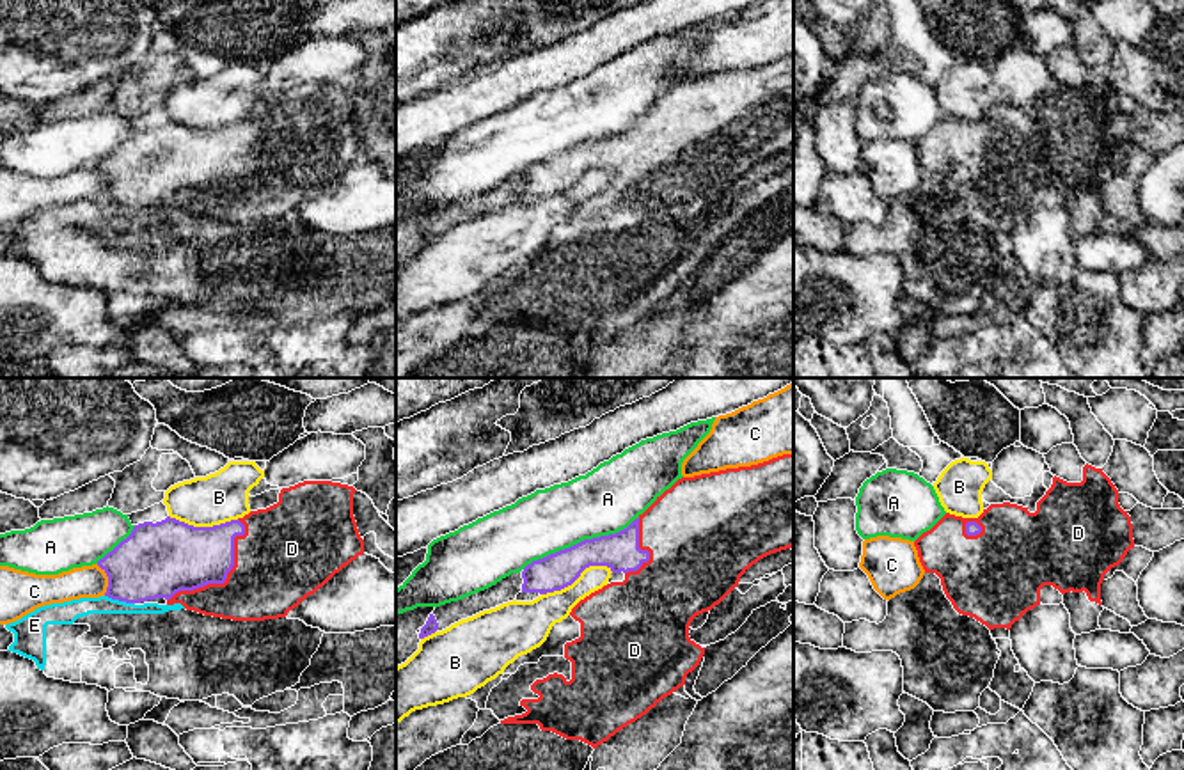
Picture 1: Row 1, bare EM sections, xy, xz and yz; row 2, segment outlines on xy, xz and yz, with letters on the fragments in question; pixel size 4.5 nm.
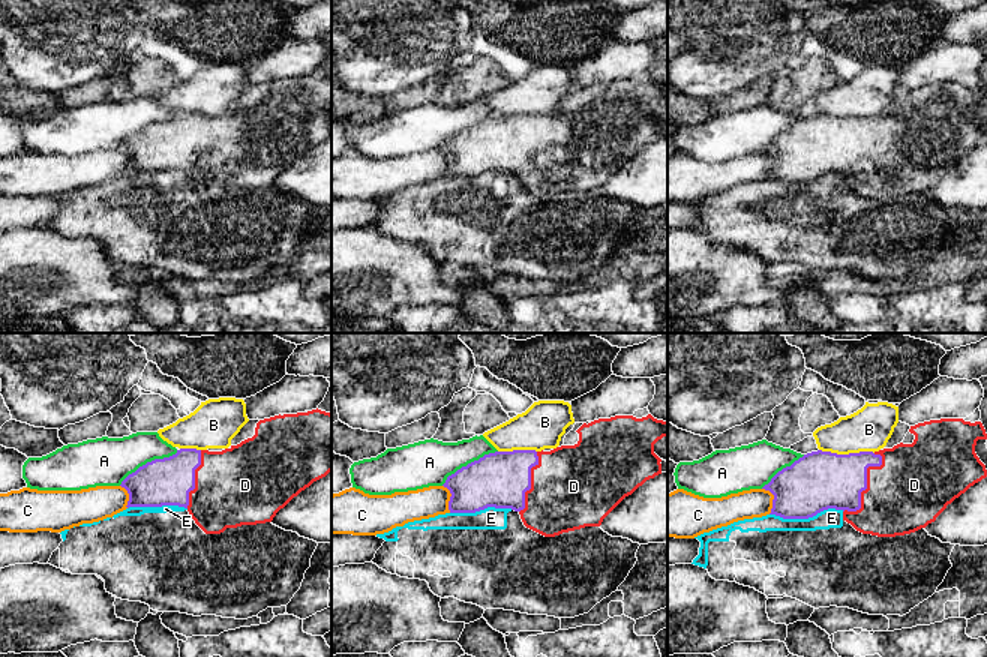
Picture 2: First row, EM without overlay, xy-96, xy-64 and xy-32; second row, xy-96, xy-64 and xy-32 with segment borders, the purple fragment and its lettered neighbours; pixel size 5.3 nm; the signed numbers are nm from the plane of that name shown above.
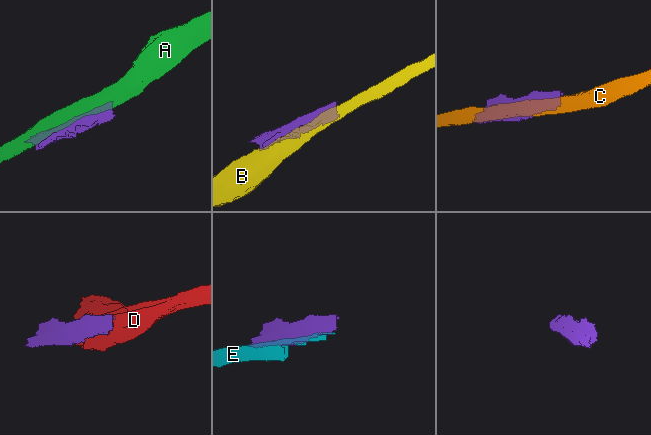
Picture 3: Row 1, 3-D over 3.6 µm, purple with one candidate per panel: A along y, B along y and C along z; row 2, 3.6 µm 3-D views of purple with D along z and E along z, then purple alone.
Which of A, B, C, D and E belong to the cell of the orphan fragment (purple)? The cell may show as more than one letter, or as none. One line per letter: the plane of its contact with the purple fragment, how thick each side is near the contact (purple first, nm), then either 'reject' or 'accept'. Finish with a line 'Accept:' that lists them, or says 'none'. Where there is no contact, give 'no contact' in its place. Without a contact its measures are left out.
A: contact in xz; calibres 170 and 300 nm; reject
B: contact in xz; calibres 170 and 160 nm; reject
C: contact in xy; calibres 340 and 140 nm; reject
D: contact in xy; calibres 300 and 400 nm; accept
E: contact in xy; calibres 340 and 100 nm; reject
Accept: D

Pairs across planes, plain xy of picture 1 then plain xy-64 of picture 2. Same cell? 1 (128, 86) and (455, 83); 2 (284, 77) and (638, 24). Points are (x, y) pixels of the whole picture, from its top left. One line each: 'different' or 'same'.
1: same
2: different

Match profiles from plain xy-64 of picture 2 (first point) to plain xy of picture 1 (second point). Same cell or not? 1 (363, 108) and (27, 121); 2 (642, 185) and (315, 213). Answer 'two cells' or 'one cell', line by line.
1: one cell
2: one cell

